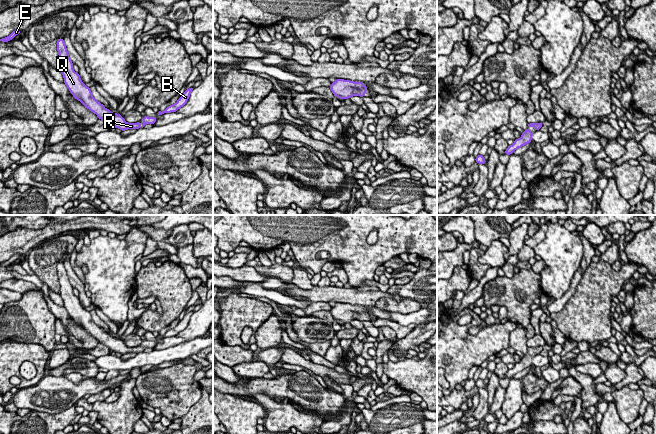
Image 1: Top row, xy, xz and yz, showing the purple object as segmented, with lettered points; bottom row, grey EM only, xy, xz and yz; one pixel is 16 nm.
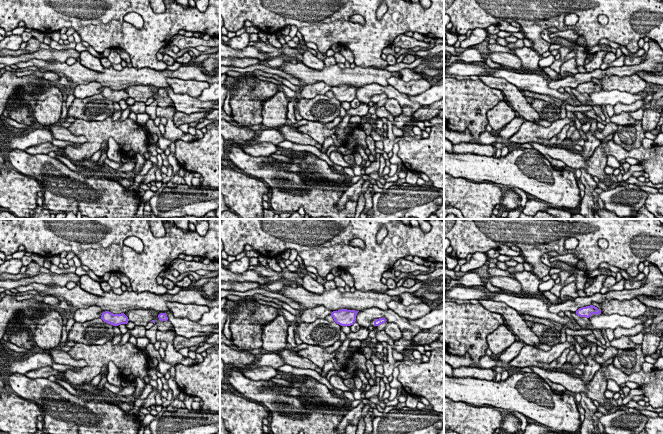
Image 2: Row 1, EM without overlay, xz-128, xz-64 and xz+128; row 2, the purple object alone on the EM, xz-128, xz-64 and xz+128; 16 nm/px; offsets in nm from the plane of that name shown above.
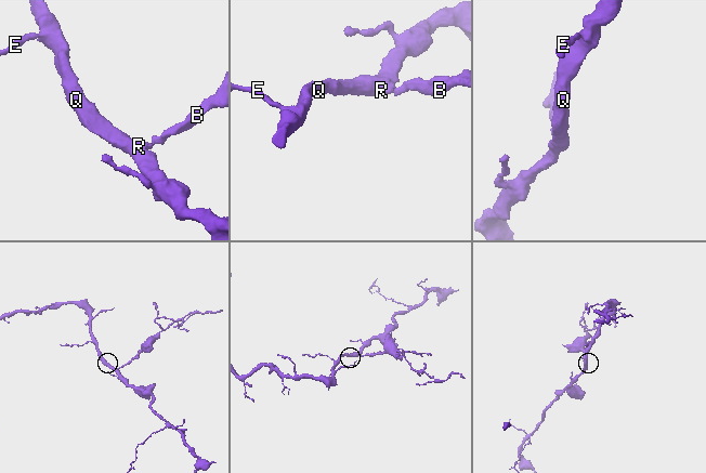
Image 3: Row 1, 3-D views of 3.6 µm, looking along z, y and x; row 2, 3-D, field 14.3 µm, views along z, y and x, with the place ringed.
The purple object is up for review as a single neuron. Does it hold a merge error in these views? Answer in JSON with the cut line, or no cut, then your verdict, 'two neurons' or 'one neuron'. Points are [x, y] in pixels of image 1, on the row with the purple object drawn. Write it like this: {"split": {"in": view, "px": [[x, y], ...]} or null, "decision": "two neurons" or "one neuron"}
{"split": null, "decision": "one neuron"}

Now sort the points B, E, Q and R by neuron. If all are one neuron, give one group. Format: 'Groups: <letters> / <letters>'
Groups: B E Q R

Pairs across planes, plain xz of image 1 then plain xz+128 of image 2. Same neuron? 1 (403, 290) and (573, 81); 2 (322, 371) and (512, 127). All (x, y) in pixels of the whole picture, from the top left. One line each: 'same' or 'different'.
1: same
2: different

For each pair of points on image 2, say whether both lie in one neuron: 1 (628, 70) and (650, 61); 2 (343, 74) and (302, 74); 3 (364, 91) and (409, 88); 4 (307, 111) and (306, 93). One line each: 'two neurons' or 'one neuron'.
1: one neuron
2: one neuron
3: two neurons
4: two neurons

